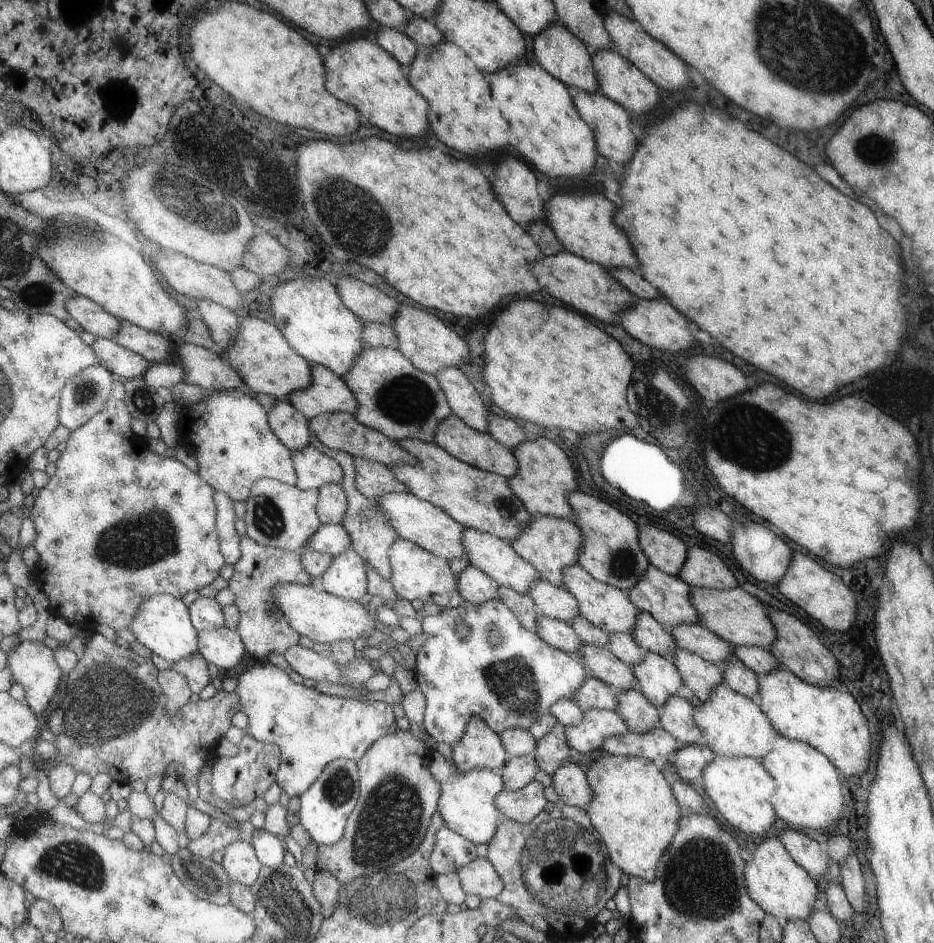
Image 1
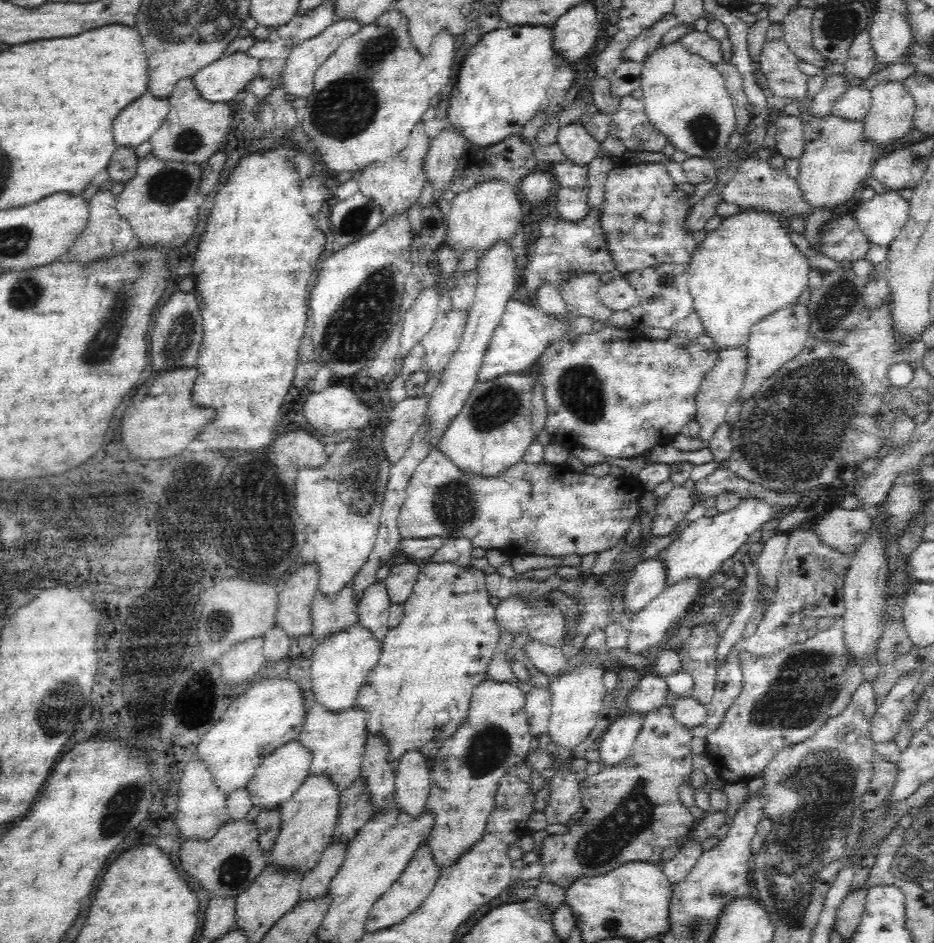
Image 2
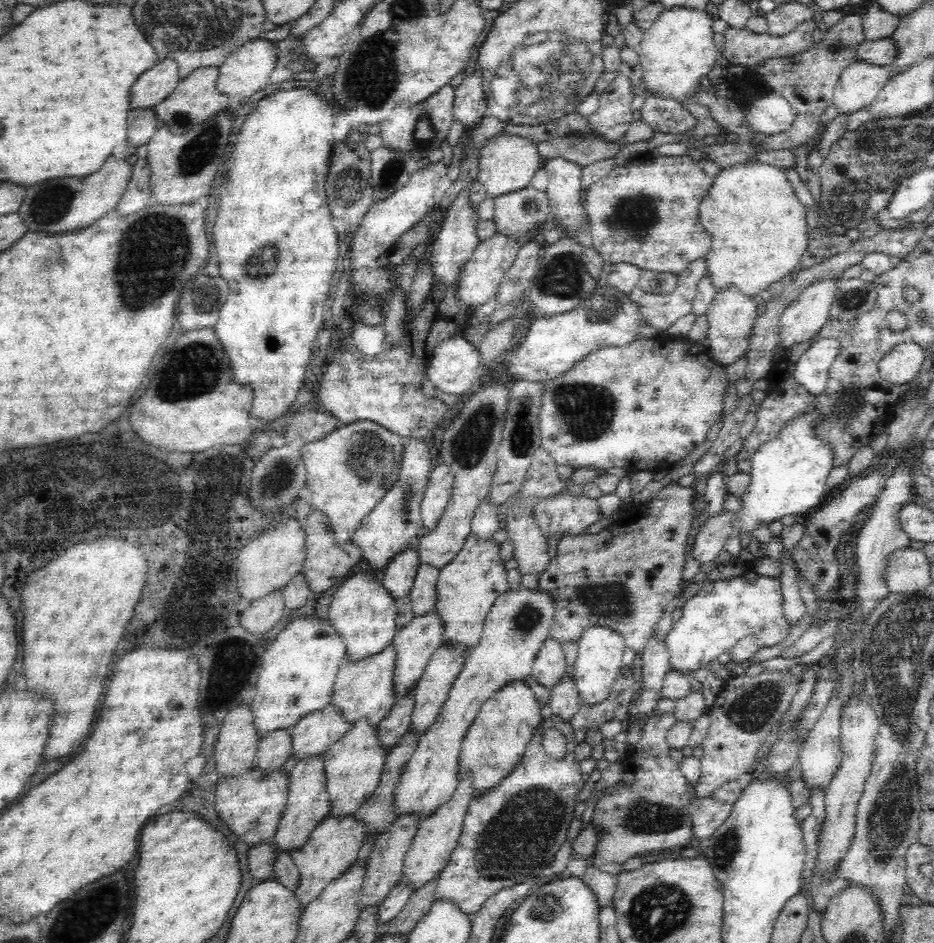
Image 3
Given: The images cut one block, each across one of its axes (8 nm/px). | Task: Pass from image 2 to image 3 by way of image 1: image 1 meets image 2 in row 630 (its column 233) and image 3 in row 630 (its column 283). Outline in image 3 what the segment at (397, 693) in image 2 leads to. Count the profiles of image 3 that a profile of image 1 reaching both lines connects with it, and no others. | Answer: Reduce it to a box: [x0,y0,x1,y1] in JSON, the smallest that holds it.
[434,532,510,651]

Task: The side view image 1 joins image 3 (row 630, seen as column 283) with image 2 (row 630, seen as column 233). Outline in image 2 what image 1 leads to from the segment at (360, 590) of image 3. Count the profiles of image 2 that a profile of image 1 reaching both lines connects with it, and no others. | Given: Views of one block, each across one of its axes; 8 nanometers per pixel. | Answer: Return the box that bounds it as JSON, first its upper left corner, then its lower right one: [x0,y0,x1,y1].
[310,622,383,713]

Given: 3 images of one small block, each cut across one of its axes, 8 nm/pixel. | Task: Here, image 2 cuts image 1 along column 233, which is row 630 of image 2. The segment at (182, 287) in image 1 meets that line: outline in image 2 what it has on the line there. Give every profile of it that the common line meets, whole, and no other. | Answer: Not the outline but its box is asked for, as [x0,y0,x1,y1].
[276,560,319,639]

